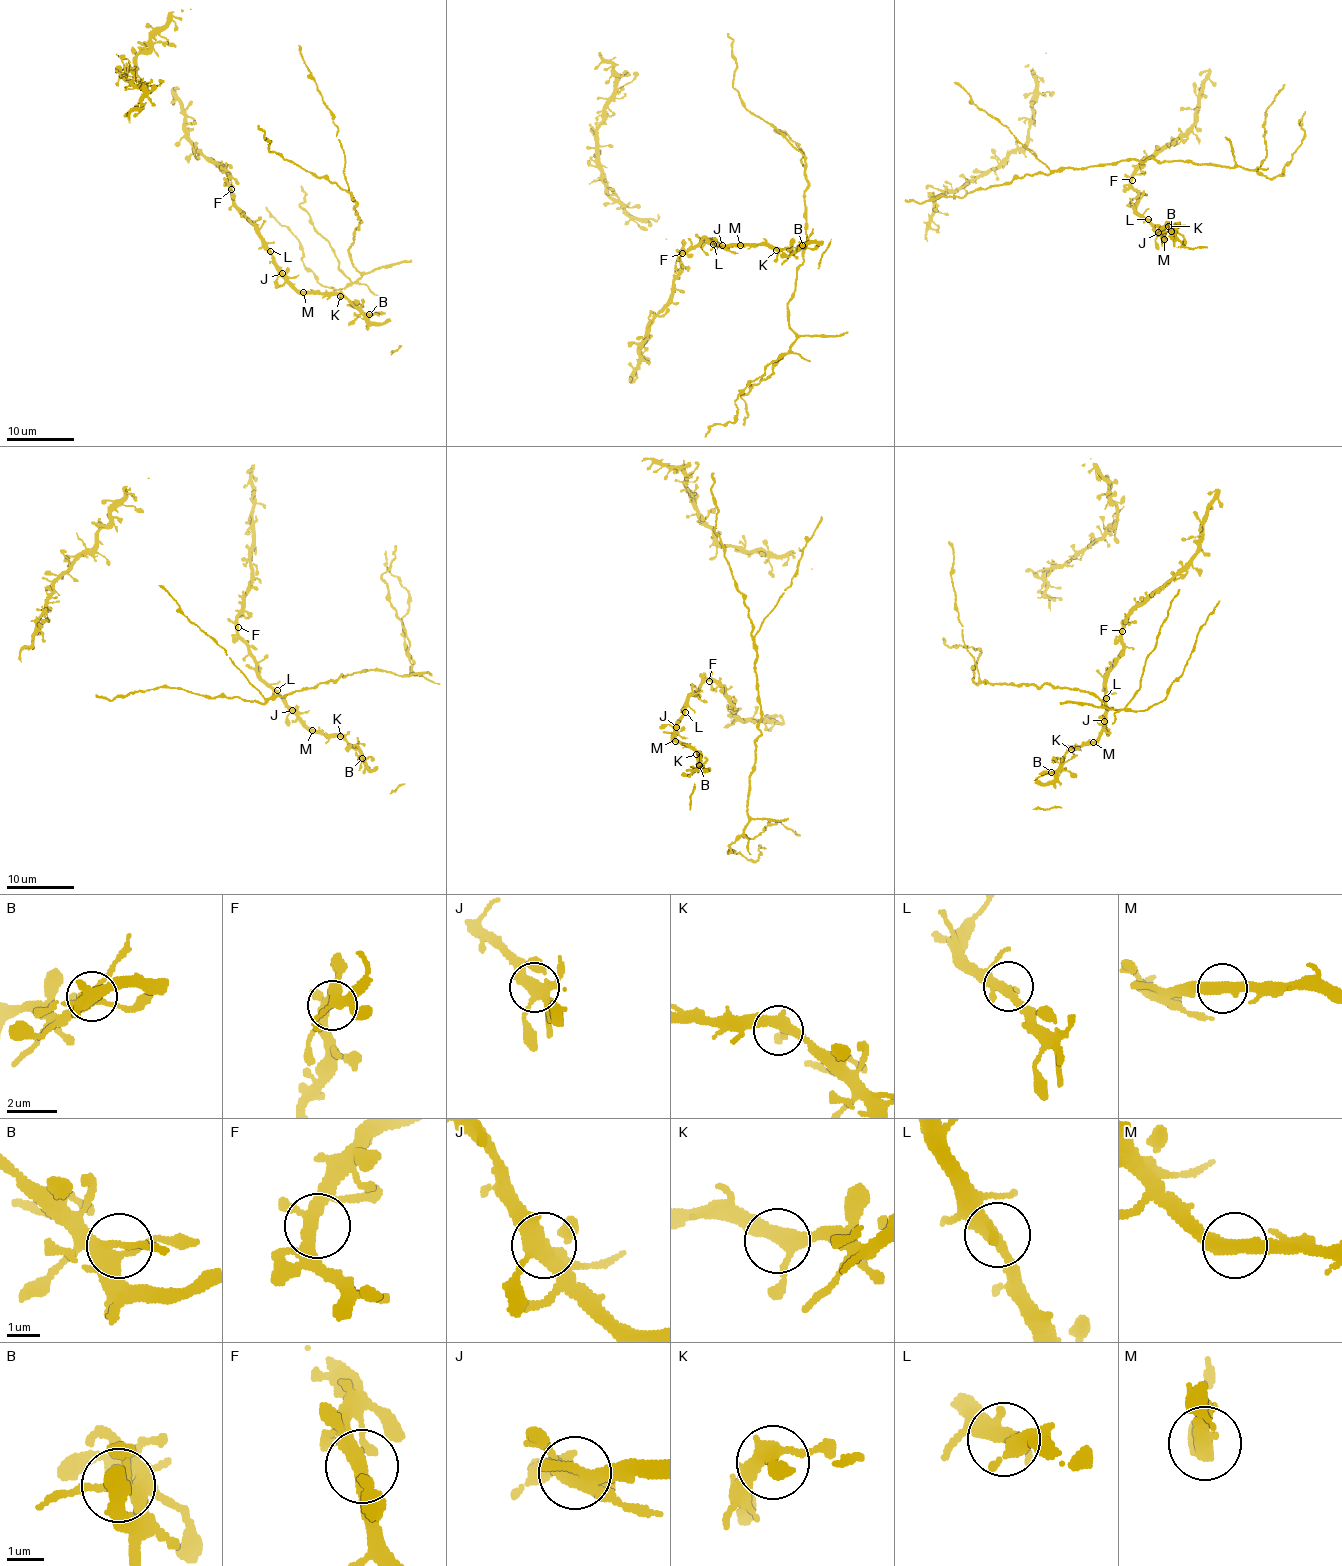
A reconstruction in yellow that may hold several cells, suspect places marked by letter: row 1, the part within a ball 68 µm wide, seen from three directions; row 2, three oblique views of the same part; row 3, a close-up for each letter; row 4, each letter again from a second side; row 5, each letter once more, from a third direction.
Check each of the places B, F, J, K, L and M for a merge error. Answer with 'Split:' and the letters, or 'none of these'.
Split: none of these

